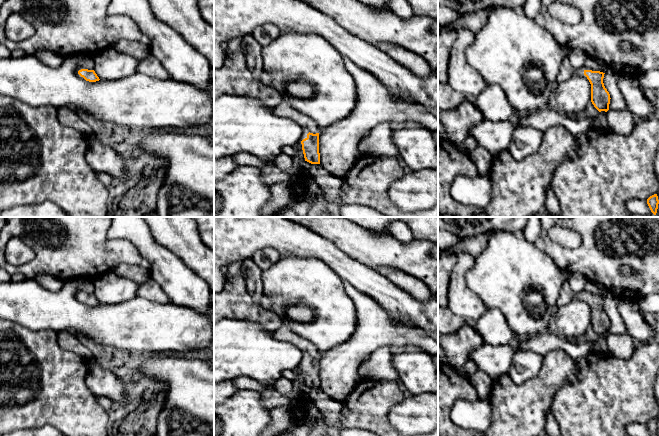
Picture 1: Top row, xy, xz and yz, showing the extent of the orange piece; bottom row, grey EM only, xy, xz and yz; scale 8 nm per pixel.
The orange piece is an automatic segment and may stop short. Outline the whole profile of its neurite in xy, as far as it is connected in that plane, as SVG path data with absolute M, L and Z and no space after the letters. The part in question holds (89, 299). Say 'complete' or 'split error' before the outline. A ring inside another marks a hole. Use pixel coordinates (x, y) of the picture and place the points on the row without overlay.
complete; M81 293L78 295L78 298L89 306L96 306L100 304L94 294Z

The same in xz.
split error; M283 325L272 332L276 339L285 339L308 356L307 361L301 365L305 385L320 388L318 349L310 341L294 333L288 326Z

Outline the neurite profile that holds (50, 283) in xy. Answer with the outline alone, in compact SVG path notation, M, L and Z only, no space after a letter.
M39 274L34 280L49 291L59 291L63 284L61 280L46 274Z

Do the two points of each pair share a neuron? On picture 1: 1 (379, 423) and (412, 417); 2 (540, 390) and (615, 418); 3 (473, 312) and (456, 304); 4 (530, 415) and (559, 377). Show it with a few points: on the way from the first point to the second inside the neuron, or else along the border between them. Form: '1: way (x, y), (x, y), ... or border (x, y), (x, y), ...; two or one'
1: border (401, 400), (389, 412), (388, 420), (391, 425); two
2: border (569, 377), (556, 392), (550, 411); two
3: way (469, 308), (465, 304), (460, 304); one
4: way (530, 406), (550, 386); one

